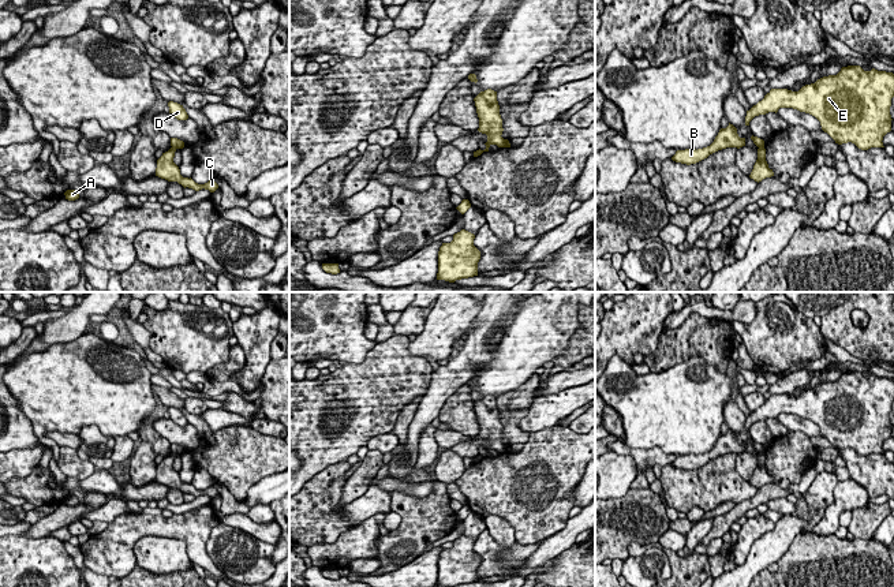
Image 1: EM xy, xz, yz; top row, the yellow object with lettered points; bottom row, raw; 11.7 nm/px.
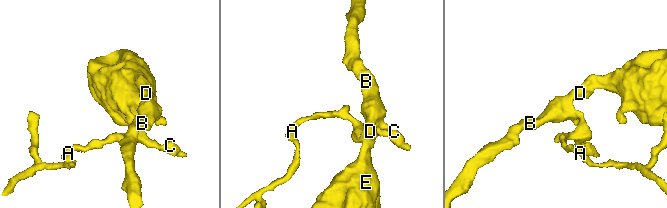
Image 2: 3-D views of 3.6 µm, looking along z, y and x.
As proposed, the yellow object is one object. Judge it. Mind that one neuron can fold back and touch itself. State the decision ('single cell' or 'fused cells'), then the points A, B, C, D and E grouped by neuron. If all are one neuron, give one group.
fused cells; groups A C / B D E

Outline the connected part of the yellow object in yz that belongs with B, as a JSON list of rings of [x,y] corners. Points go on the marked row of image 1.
[[[729,123],[726,128],[721,128],[718,135],[715,137],[714,142],[703,149],[685,149],[677,150],[676,154],[672,157],[673,161],[681,164],[696,164],[710,154],[726,149],[726,147],[742,147],[745,146],[745,138],[740,138],[737,134],[737,128]]]

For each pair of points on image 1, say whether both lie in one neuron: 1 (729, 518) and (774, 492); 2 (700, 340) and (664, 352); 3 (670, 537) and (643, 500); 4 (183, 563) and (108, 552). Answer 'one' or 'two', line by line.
1: one
2: one
3: two
4: two

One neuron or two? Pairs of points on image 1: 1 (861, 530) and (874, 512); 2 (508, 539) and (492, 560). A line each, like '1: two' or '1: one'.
1: one
2: two

